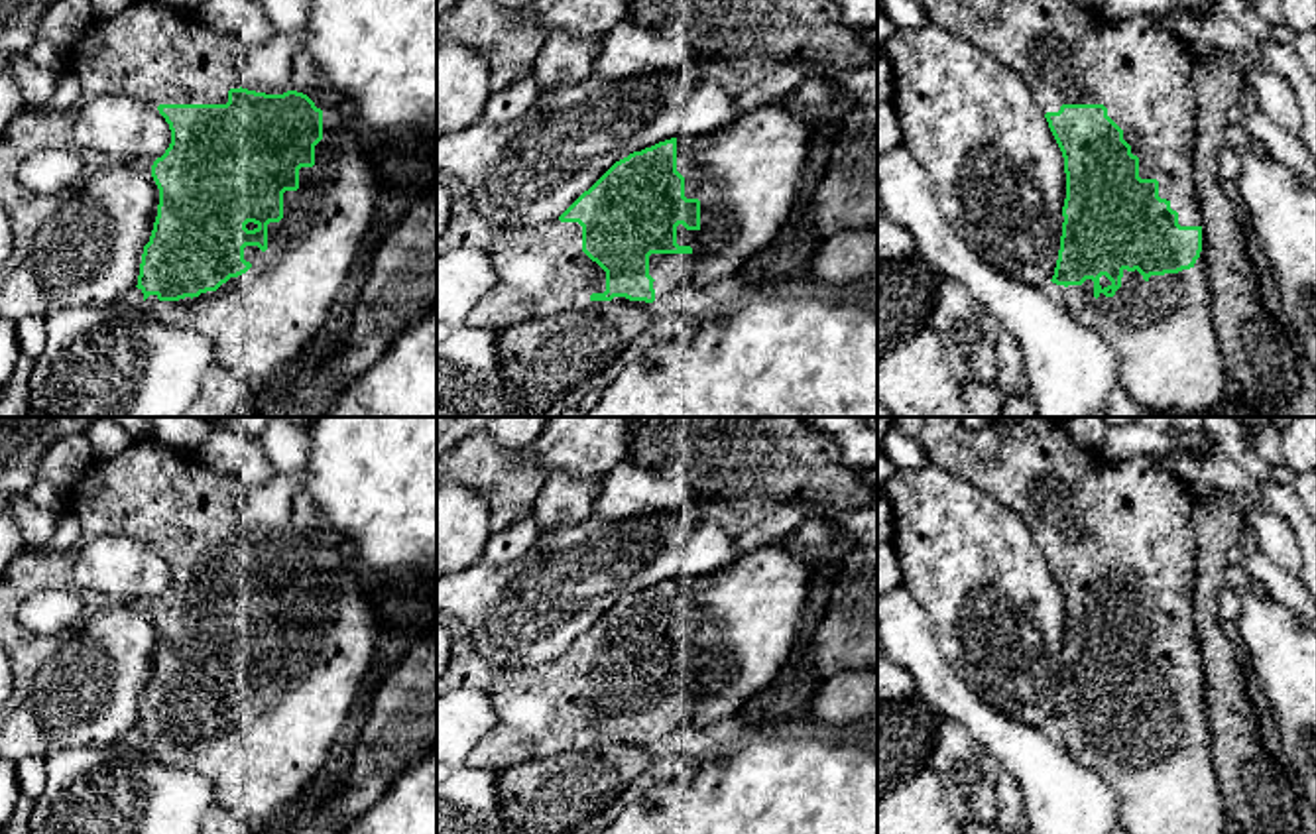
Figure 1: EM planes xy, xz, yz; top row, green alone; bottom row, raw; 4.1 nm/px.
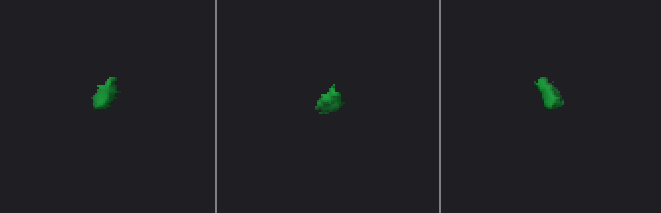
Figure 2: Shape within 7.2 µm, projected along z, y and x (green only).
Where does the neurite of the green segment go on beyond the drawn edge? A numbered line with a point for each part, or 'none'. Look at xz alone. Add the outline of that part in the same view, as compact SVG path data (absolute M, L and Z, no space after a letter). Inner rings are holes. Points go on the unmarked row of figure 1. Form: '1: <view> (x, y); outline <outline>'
1: xz (746, 616); outline M777 543L744 553L716 572L677 576L677 612L685 618L685 637L700 641L700 669L677 667L677 685L690 686L690 694L649 696L655 742L685 724L704 728L734 718L744 704L777 679L801 647L797 631L812 584L810 572L812 568Z

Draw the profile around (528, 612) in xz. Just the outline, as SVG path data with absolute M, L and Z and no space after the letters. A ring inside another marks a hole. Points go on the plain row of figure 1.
M688 494L679 513L604 521L594 513L572 527L539 531L531 549L509 565L480 559L468 568L437 574L437 612L454 618L474 651L494 667L527 669L559 659L616 602L683 574L710 574L742 553L704 513L706 498Z

